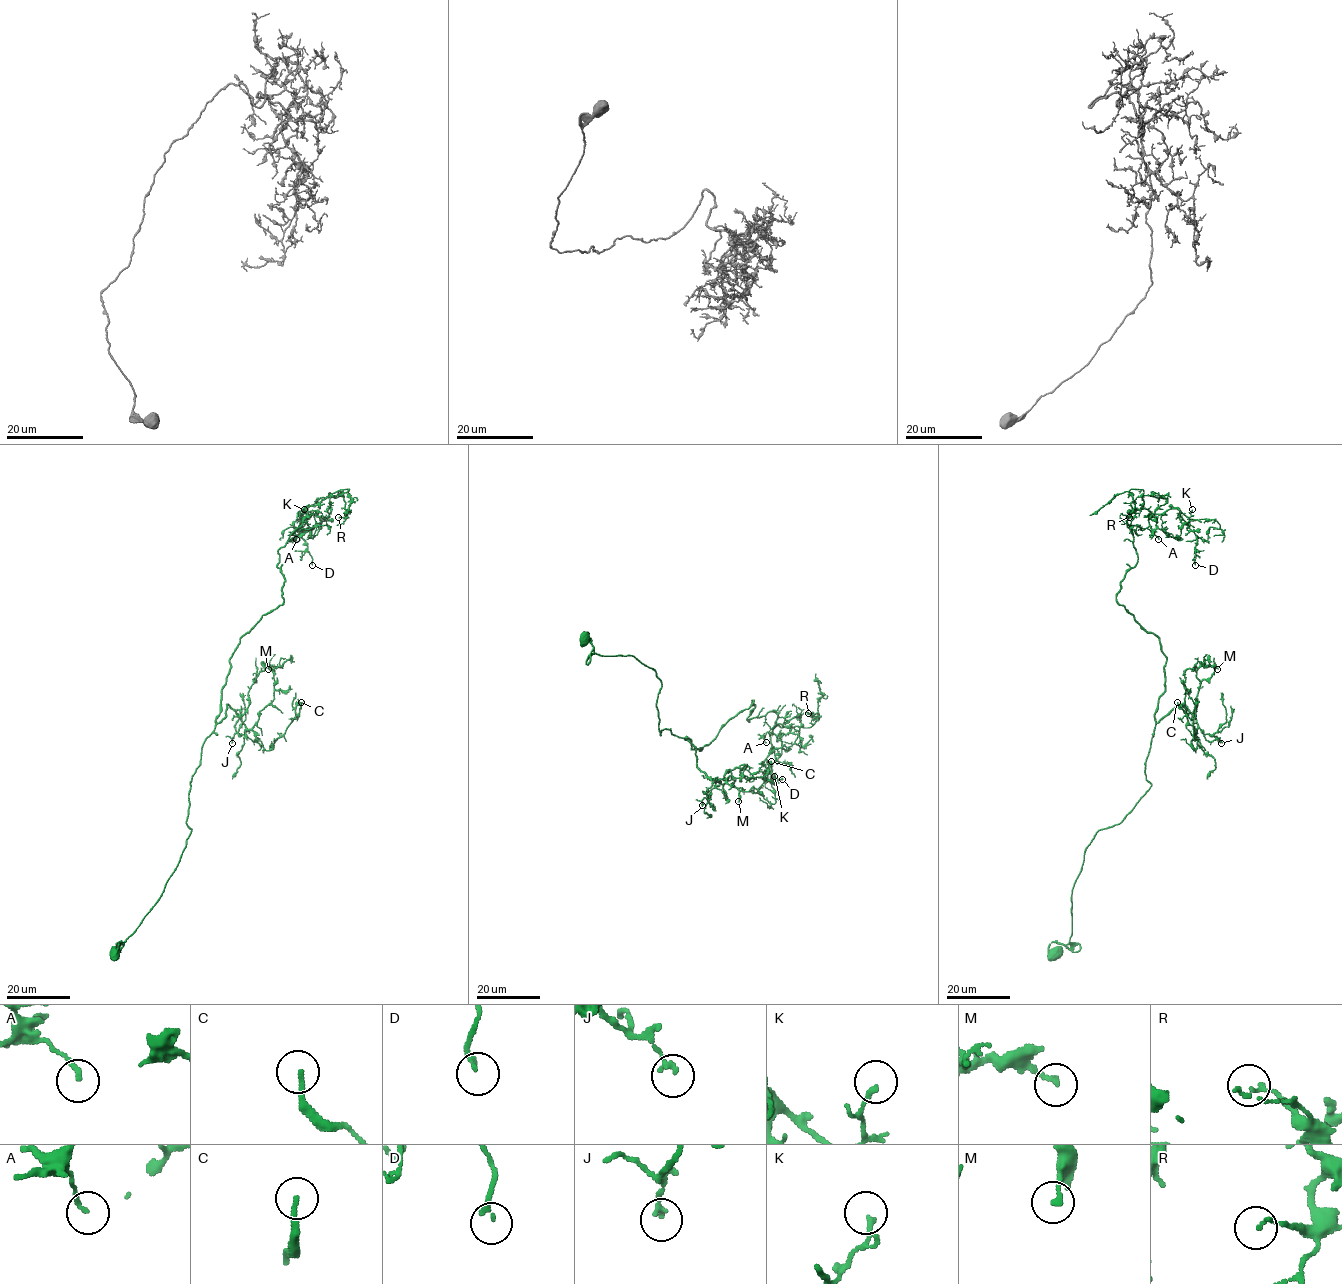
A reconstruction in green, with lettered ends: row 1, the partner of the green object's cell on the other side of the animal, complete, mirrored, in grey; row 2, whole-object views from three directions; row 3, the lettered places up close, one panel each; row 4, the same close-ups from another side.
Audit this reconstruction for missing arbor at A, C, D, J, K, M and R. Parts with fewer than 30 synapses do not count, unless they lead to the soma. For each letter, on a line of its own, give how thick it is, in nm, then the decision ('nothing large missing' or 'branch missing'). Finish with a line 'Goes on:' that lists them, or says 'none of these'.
A: 140 nm thick; nothing large missing
C: 170 nm thick; nothing large missing
D: 180 nm thick; branch missing
J: 160 nm thick; nothing large missing
K: 160 nm thick; nothing large missing
M: 190 nm thick; nothing large missing
R: 130 nm thick; nothing large missing
Goes on: D

